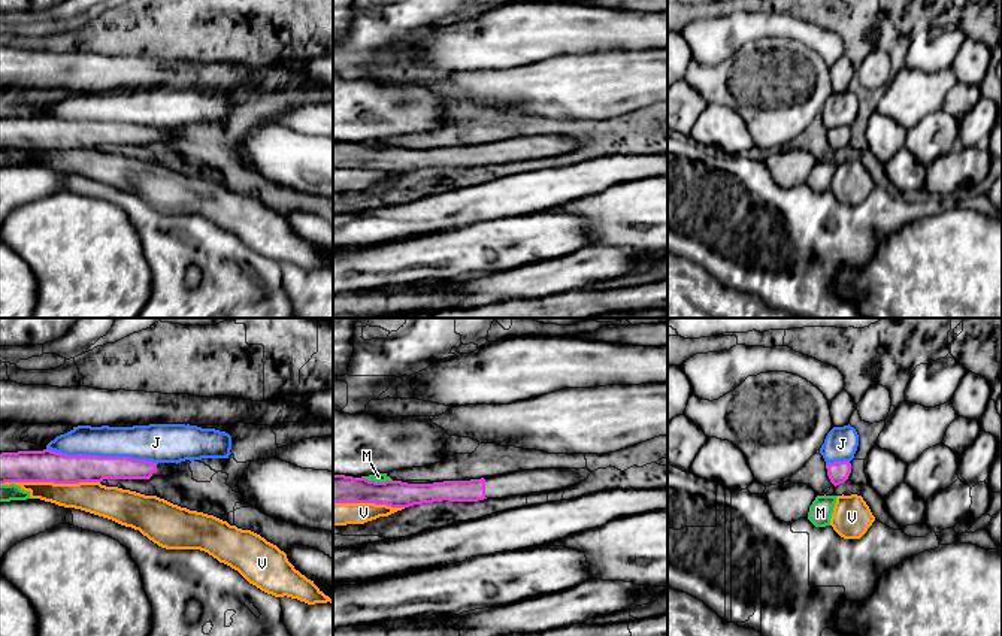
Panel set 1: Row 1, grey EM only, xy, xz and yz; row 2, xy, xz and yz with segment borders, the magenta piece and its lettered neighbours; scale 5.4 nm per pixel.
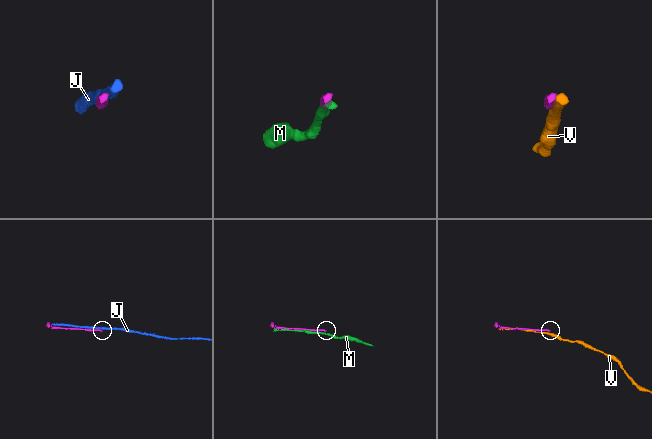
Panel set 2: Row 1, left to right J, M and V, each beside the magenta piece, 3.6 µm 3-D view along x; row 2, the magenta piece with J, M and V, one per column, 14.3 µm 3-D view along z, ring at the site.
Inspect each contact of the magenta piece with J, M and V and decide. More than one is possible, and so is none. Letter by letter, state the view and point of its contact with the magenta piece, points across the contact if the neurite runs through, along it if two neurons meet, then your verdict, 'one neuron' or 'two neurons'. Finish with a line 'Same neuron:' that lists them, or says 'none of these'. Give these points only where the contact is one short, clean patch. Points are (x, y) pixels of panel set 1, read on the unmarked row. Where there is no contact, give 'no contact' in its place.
J: xy (102, 123) | two neurons
M: xz (377, 148) | two neurons
V: xy (50, 147) | two neurons
Same neuron: none of these

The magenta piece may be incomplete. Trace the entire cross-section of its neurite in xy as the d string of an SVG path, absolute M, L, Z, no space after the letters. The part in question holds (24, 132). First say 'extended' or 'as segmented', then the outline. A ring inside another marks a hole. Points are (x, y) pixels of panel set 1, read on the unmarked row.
extended; M51 115L0 119L0 149L149 145L151 142L169 143L173 137L166 128L157 130L128 122L67 121Z

